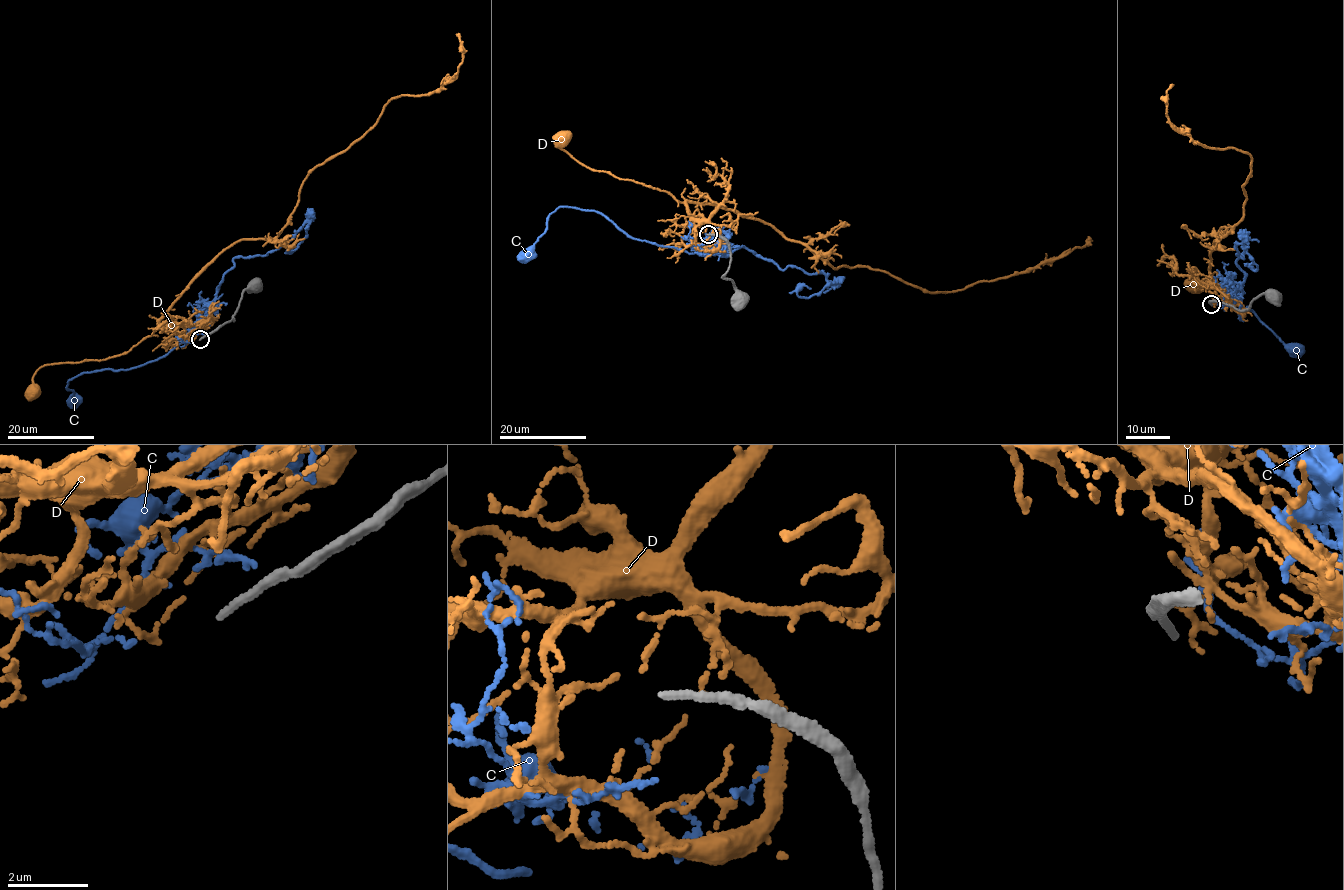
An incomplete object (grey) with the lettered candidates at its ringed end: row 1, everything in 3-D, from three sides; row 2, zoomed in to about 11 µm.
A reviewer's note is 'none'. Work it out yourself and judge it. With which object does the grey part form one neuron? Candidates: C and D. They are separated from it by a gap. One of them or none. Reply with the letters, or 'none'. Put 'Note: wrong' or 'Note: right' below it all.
none
Note: right

